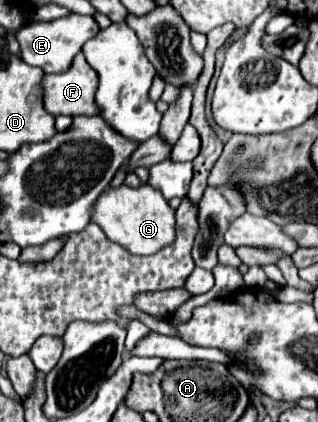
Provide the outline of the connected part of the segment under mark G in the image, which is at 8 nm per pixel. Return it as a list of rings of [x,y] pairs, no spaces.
[[[125,184],[107,188],[93,208],[91,222],[99,224],[111,242],[125,246],[125,250],[137,256],[155,254],[175,240],[175,210],[167,204],[163,194],[149,184],[141,184],[139,188]]]

